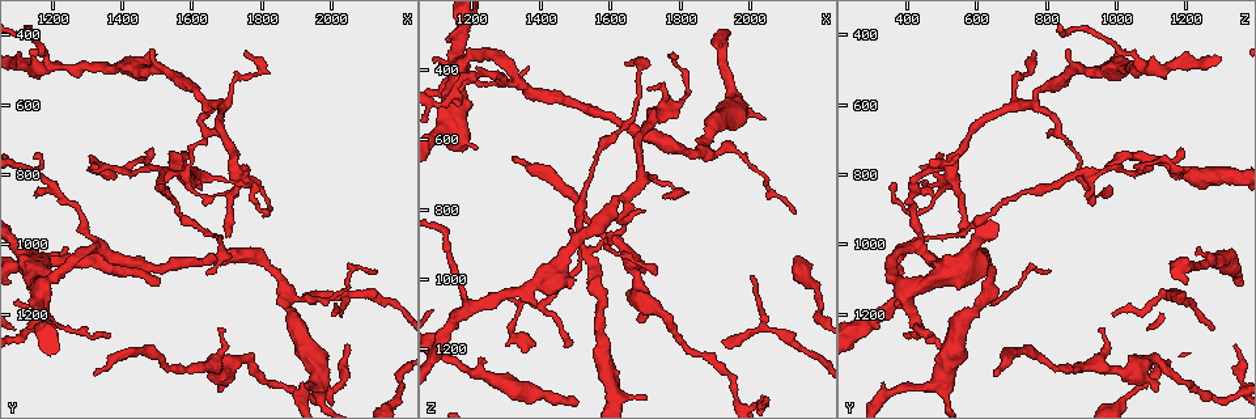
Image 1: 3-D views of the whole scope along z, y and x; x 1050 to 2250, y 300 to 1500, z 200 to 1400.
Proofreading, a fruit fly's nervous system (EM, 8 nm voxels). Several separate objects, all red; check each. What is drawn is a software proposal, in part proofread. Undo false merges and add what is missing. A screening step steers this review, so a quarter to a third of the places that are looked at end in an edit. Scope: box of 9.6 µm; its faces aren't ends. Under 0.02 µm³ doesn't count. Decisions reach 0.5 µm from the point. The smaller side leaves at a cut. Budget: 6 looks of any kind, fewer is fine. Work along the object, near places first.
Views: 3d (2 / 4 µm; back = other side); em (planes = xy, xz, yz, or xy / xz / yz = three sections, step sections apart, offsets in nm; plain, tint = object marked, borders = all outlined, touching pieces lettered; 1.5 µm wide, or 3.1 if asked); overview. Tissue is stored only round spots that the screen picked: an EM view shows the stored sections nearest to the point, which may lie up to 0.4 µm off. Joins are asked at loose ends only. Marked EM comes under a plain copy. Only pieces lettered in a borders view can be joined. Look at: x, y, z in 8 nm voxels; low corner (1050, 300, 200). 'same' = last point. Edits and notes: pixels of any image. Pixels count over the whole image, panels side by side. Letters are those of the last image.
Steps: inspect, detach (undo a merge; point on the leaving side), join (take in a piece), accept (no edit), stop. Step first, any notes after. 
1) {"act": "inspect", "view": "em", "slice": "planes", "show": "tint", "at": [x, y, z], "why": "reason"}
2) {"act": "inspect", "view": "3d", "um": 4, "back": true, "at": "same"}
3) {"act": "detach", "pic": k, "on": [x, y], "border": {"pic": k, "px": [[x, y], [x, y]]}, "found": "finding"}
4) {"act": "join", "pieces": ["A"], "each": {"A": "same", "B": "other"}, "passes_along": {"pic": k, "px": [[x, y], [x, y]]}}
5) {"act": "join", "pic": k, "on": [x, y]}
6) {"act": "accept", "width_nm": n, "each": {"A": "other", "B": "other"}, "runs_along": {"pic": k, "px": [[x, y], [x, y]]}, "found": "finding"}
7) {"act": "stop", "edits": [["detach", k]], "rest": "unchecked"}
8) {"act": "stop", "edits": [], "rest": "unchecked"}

{"act": "inspect", "view": "3d", "um": 2, "at": [1670, 1230, 950], "why": "an open end"}

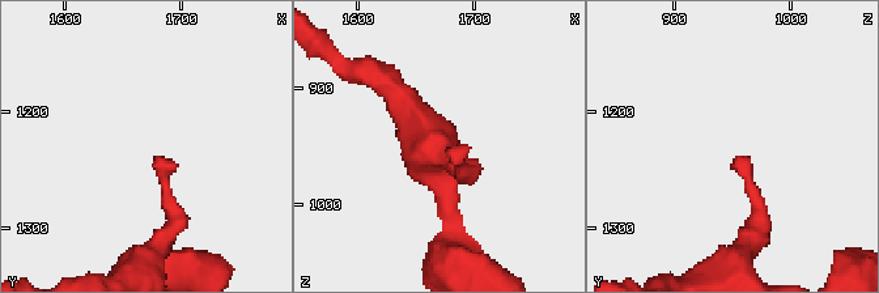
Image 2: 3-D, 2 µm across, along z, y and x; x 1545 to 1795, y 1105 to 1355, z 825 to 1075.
{"act": "inspect", "view": "em", "slice": "planes", "show": "borders", "at": [1678, 1240, 954], "why": "now the EM"}

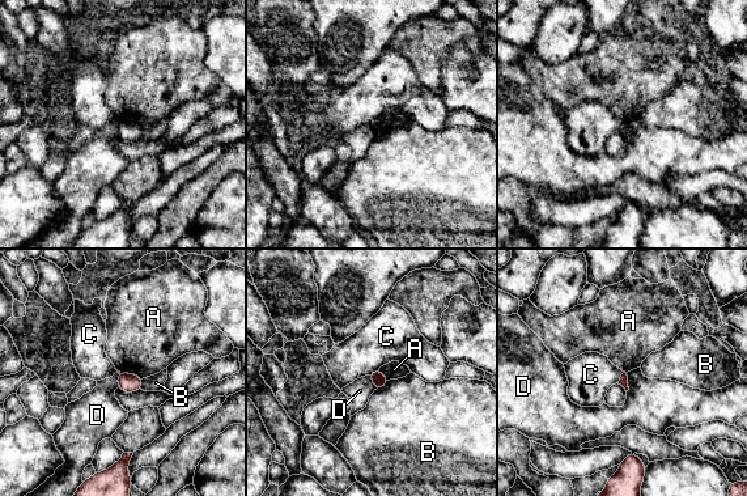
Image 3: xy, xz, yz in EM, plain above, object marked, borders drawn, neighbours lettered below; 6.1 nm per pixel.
{"act": "accept", "each": {"A": "other", "B": "other", "C": "other", "D": "other"}, "border": {"pic": 3, "px": [[624, 372], [618, 382]]}, "found": "no lettered piece goes on from it"}

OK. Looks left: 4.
{"act": "inspect", "view": "em", "slice": "planes", "show": "borders", "at": [1640, 1090, 380], "why": "end of a long branch"}

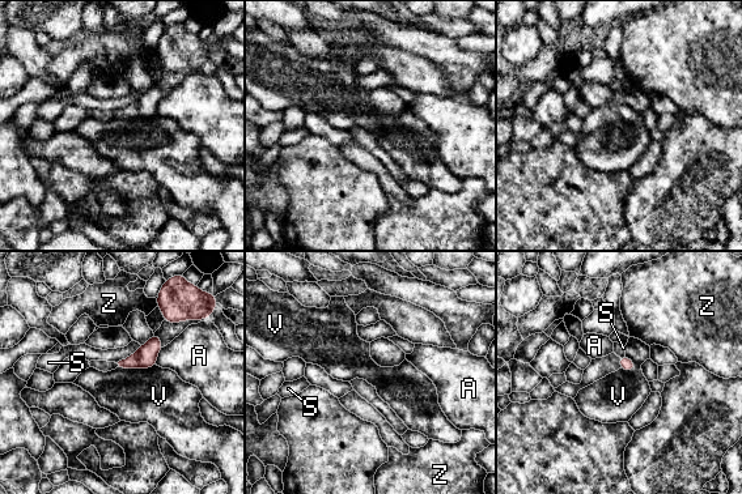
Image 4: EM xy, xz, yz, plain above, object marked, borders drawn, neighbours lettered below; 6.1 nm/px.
{"act": "accept", "width_nm": 90, "each": {"A": "other", "S": "other", "V": "other", "Z": "other"}, "border": {"pic": 4, "px": [[156, 365], [135, 369], [119, 367]]}, "found": "no lettered piece goes on from it"}

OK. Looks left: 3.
{"act": "inspect", "view": "em", "slice": "planes", "show": "tint", "at": [1560, 800, 900], "why": "four-way junction"}

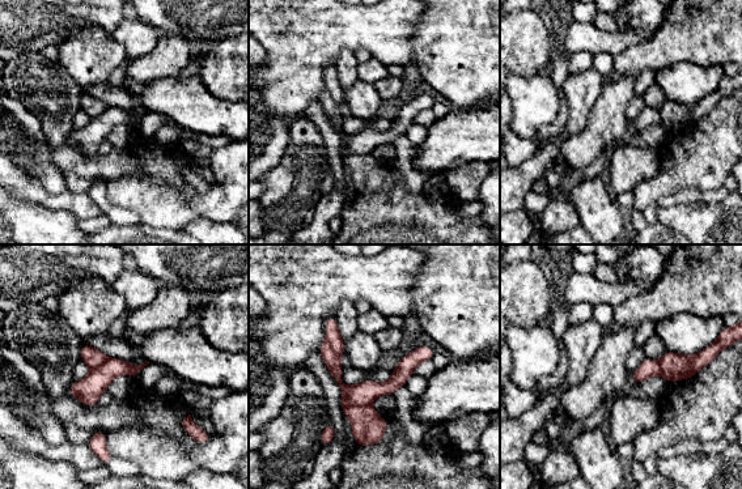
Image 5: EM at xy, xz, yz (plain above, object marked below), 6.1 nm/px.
{"act": "inspect", "view": "em", "slice": "planes", "show": "borders", "at": "same"}

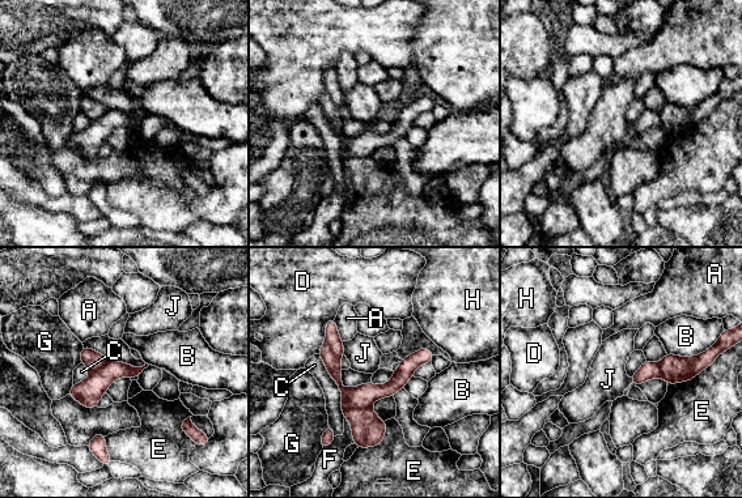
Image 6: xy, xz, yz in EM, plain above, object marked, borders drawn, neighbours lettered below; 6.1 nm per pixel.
{"act": "detach", "pic": 6, "on": [368, 430], "longest_contact_nm": ["C", 420], "each": {"A": "other", "B": "other", "C": "other", "D": "other", "E": "other", "F": "other", "G": "other", "H": "other", "J": "other"}, "border": {"pic": 6, "px": [[369, 408], [347, 405], [342, 412]]}, "found": "a second neuron is stuck on"}

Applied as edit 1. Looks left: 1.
{"act": "stop", "edits": [["detach", 6]], "rest": "unchecked"}

